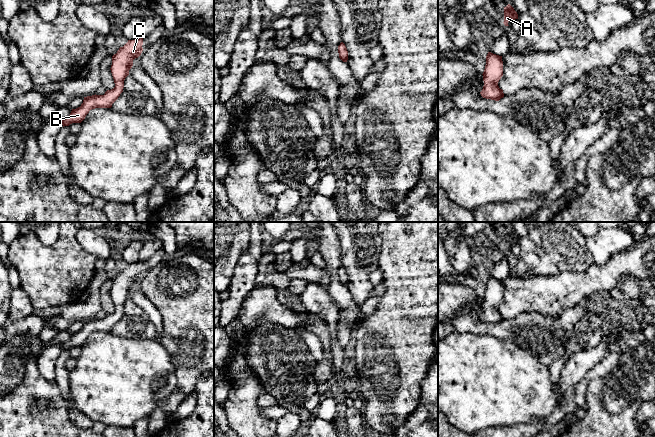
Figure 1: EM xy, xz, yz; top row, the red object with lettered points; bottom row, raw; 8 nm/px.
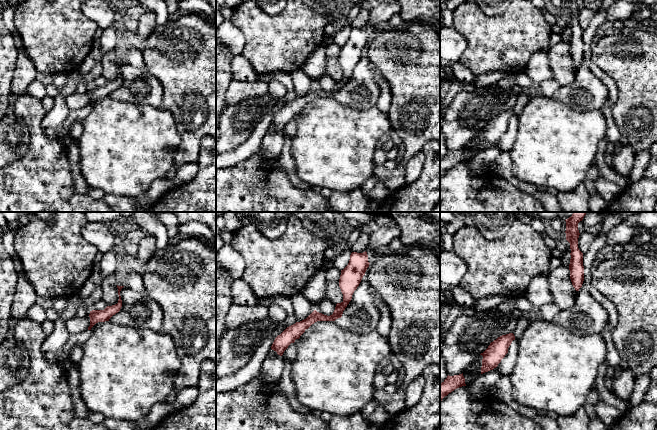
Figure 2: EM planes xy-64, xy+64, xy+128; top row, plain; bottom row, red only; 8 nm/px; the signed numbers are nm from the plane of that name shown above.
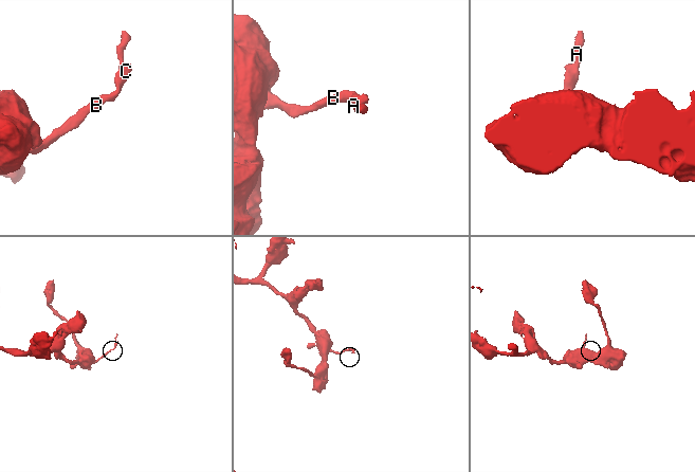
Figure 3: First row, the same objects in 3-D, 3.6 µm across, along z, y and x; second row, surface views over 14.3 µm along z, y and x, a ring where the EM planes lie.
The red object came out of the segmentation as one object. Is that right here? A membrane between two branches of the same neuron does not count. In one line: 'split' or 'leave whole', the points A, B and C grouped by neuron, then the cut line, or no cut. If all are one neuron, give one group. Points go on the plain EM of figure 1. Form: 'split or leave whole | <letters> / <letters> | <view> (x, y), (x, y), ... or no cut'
leave whole | A B C | no cut

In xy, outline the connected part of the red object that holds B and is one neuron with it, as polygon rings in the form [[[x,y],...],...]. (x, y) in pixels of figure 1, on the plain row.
[[[143,262],[128,264],[120,271],[116,278],[112,280],[111,297],[115,311],[107,314],[104,319],[92,319],[84,321],[80,331],[72,333],[70,339],[61,343],[62,349],[69,350],[72,347],[81,347],[90,334],[95,332],[111,332],[112,328],[123,316],[124,304],[129,299],[129,294],[133,290],[133,284],[138,282],[142,275]]]

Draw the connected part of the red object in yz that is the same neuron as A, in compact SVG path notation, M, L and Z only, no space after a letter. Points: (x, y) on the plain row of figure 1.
M508 228L506 231L504 231L504 249L505 250L509 250L508 246L518 243L518 238L517 236L514 234L514 232Z

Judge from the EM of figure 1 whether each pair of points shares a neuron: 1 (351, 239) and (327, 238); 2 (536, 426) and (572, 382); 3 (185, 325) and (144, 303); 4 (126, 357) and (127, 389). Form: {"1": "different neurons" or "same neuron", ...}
{"1": "different neurons", "2": "same neuron", "3": "different neurons", "4": "same neuron"}

